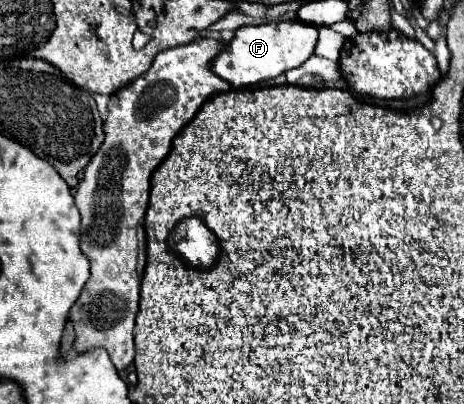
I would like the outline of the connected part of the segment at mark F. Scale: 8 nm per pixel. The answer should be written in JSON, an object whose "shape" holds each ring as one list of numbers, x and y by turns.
{"shape":[[299,19,239,27,235,31,233,41,213,61,213,71,225,81,229,81,233,87,255,85,267,79,275,79,287,69,303,65,313,55,315,45,317,45,317,27,307,25]]}

